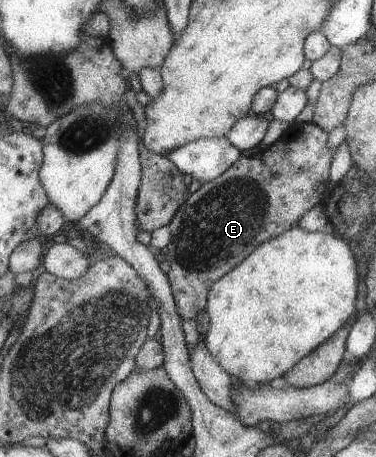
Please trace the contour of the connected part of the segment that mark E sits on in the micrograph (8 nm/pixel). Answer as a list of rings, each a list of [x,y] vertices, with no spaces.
[[[299,122],[290,124],[274,143],[262,153],[252,157],[240,157],[228,170],[216,178],[200,184],[200,187],[188,195],[184,205],[177,210],[167,223],[170,240],[166,251],[160,257],[169,263],[167,278],[173,293],[176,313],[185,320],[198,319],[206,311],[209,291],[214,283],[233,267],[236,267],[248,254],[267,239],[284,234],[291,227],[296,227],[303,211],[313,205],[321,204],[325,193],[324,185],[329,176],[331,159],[342,150],[347,157],[345,144],[340,147],[327,147],[327,132],[318,124]]]

